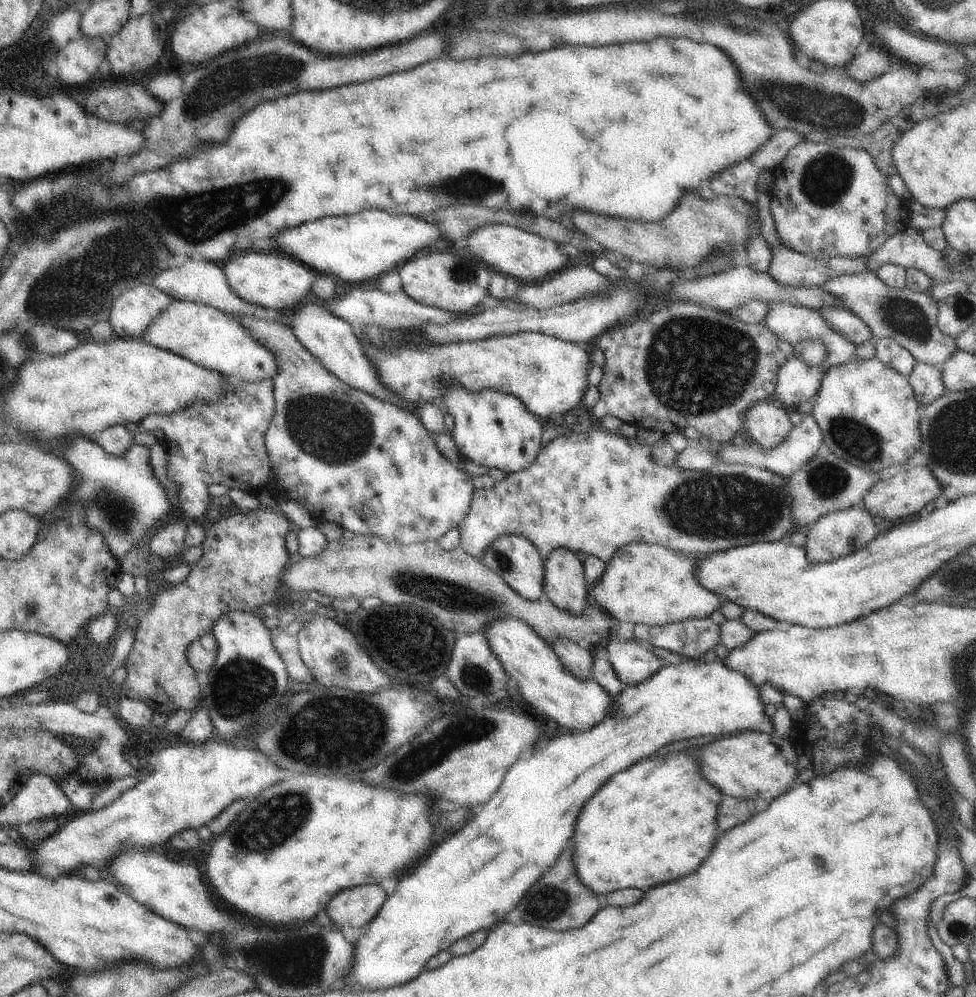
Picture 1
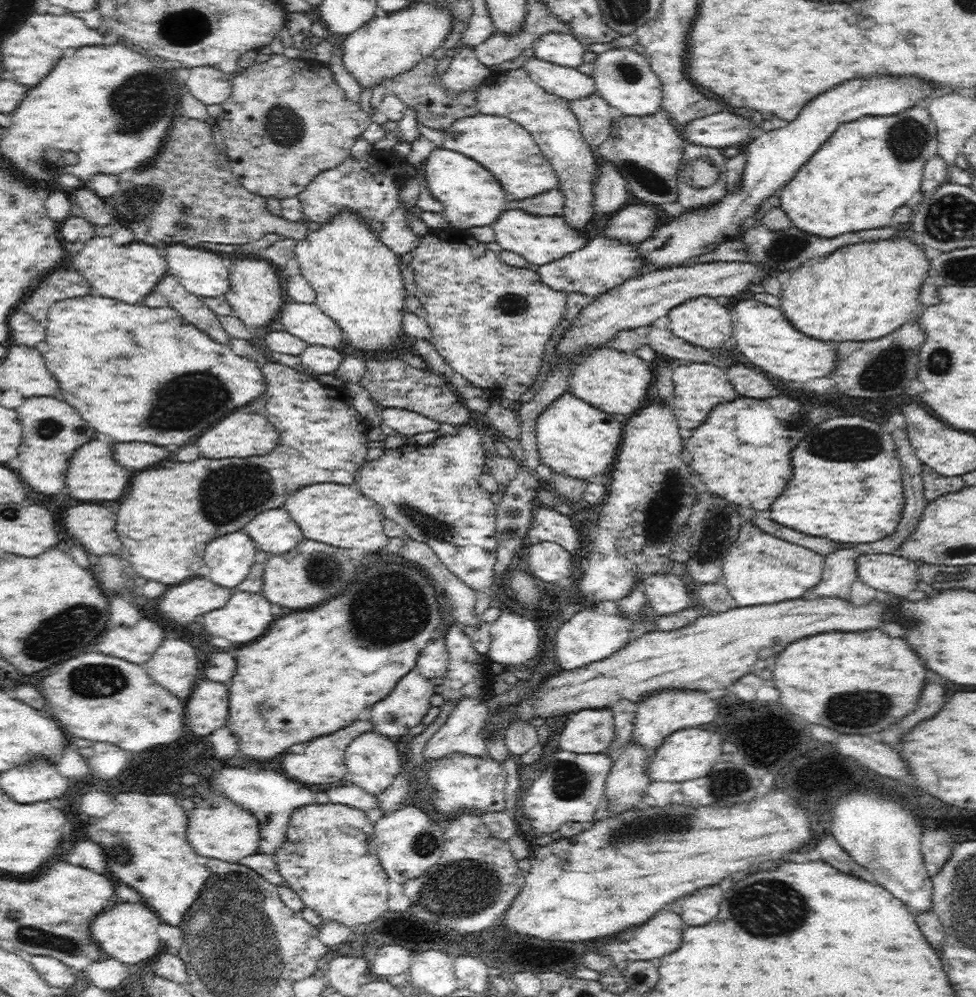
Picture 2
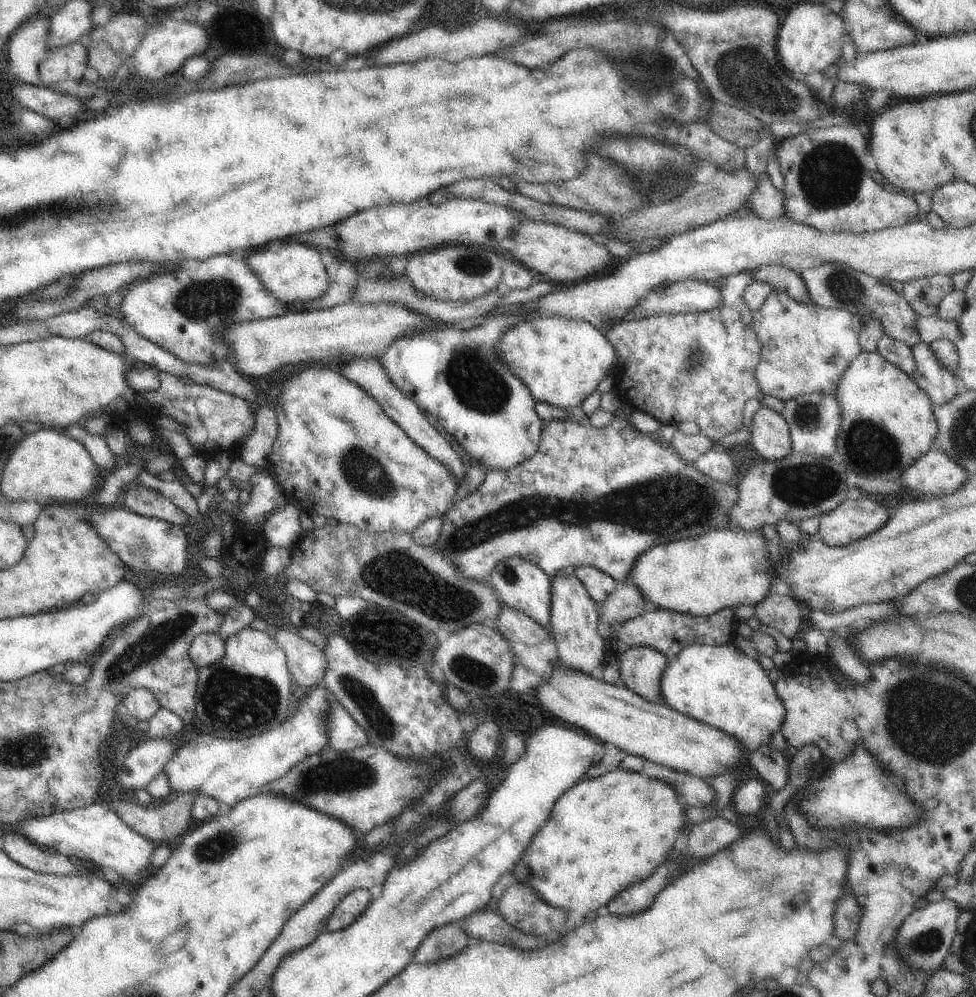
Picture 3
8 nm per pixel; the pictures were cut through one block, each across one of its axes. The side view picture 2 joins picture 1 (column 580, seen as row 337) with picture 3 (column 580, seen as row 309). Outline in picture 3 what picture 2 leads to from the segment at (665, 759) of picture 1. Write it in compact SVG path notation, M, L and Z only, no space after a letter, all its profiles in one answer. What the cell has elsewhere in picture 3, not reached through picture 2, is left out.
M613 770L604 776L590 777L558 798L550 820L534 836L526 848L526 854L522 856L522 862L518 862L518 866L512 870L512 876L518 884L530 886L534 892L538 892L550 906L586 916L588 912L606 906L628 886L650 878L652 872L657 871L656 868L672 850L674 840L682 832L687 834L684 826L689 819L684 805L672 784L634 770Z

